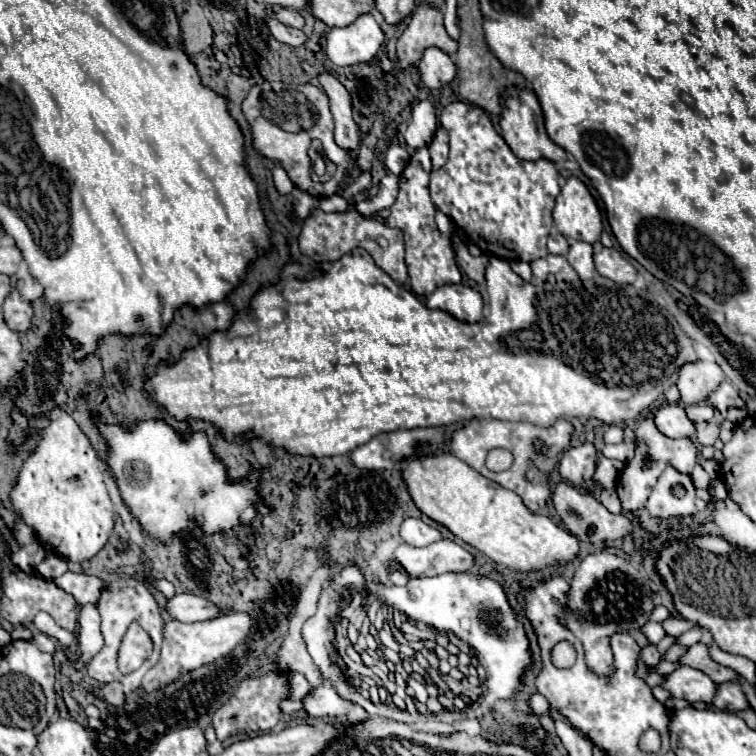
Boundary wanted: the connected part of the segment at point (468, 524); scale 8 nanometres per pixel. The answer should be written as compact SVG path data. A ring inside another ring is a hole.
M453 453L407 457L401 461L401 477L421 513L445 525L455 537L479 549L495 563L515 571L541 569L551 563L567 563L577 557L579 543L573 535L557 527L549 517L529 513L521 499L473 471Z

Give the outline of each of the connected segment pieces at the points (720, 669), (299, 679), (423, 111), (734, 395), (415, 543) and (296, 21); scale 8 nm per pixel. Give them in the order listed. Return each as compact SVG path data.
M695 643L691 647L687 647L687 651L677 659L681 665L689 665L693 669L703 671L707 677L711 677L715 683L723 683L723 681L737 681L737 673L715 663L709 655L707 645L703 643Z
M291 673L291 679L289 679L289 687L291 687L291 693L289 693L289 699L303 699L307 693L309 693L309 683L303 675L299 673Z
M429 99L417 101L413 105L413 119L407 127L405 141L409 147L423 147L429 145L433 139L433 131L437 129L437 107Z
M723 381L711 395L709 395L709 403L719 409L719 411L725 411L729 407L745 407L745 401L739 397L737 389L729 383L729 381Z
M405 519L401 523L399 533L401 533L403 541L411 547L425 547L425 545L441 539L441 533L433 527L429 527L427 523L423 523L421 519Z
M279 9L275 17L277 17L281 23L291 25L291 27L303 27L303 25L305 25L305 21L303 21L301 13L299 13L299 11L295 11L295 9Z

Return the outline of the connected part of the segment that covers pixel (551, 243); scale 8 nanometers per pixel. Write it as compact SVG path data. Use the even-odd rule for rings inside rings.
M553 229L549 235L549 241L547 241L547 247L549 247L549 253L553 253L553 255L567 255L569 243L557 229Z

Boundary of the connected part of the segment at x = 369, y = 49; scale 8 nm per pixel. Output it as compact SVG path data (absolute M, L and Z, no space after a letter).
M371 13L359 15L347 27L333 27L327 35L327 55L335 65L371 61L383 43L383 31Z

